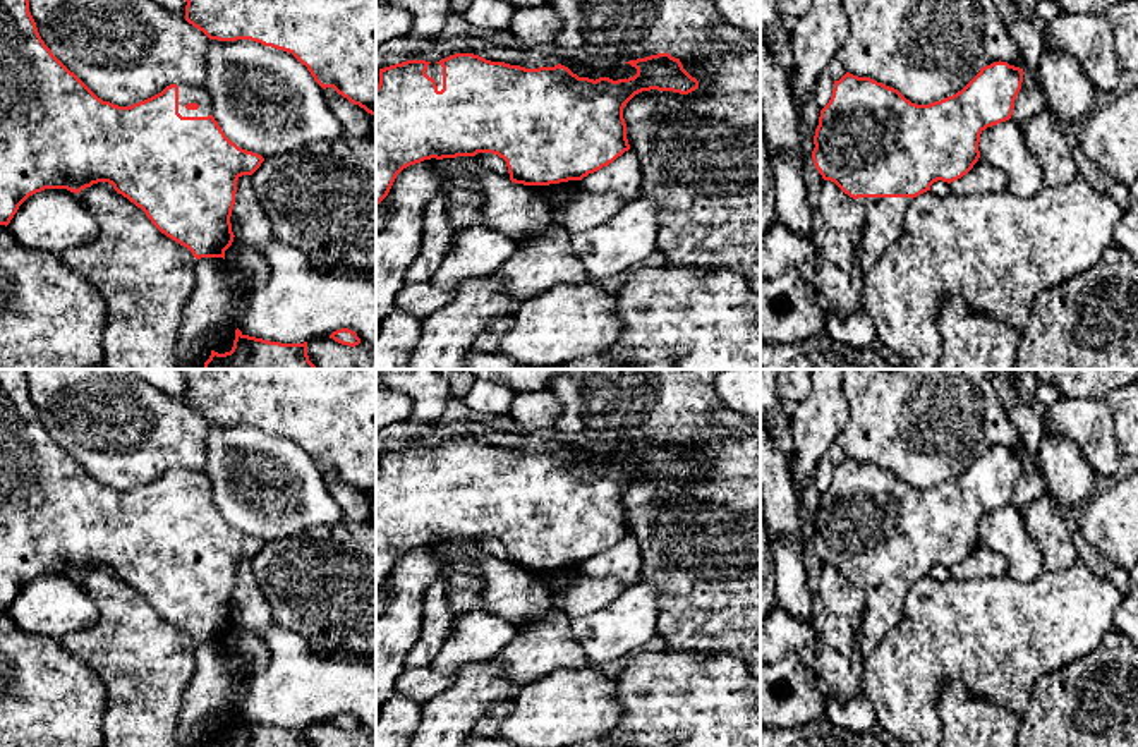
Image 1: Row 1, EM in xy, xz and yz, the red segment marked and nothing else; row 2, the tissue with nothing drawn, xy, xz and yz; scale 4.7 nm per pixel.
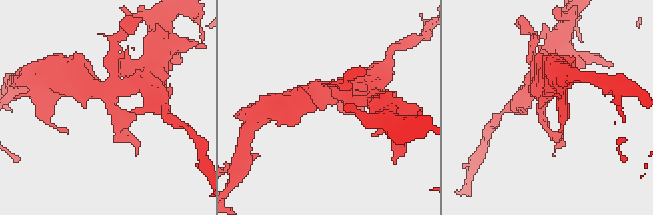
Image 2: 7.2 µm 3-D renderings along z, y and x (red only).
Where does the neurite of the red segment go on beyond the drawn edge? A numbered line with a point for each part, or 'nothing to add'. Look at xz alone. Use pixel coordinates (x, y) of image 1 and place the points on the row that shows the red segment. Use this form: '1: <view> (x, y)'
1: xz (435, 71)

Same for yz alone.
1: yz (884, 217)

